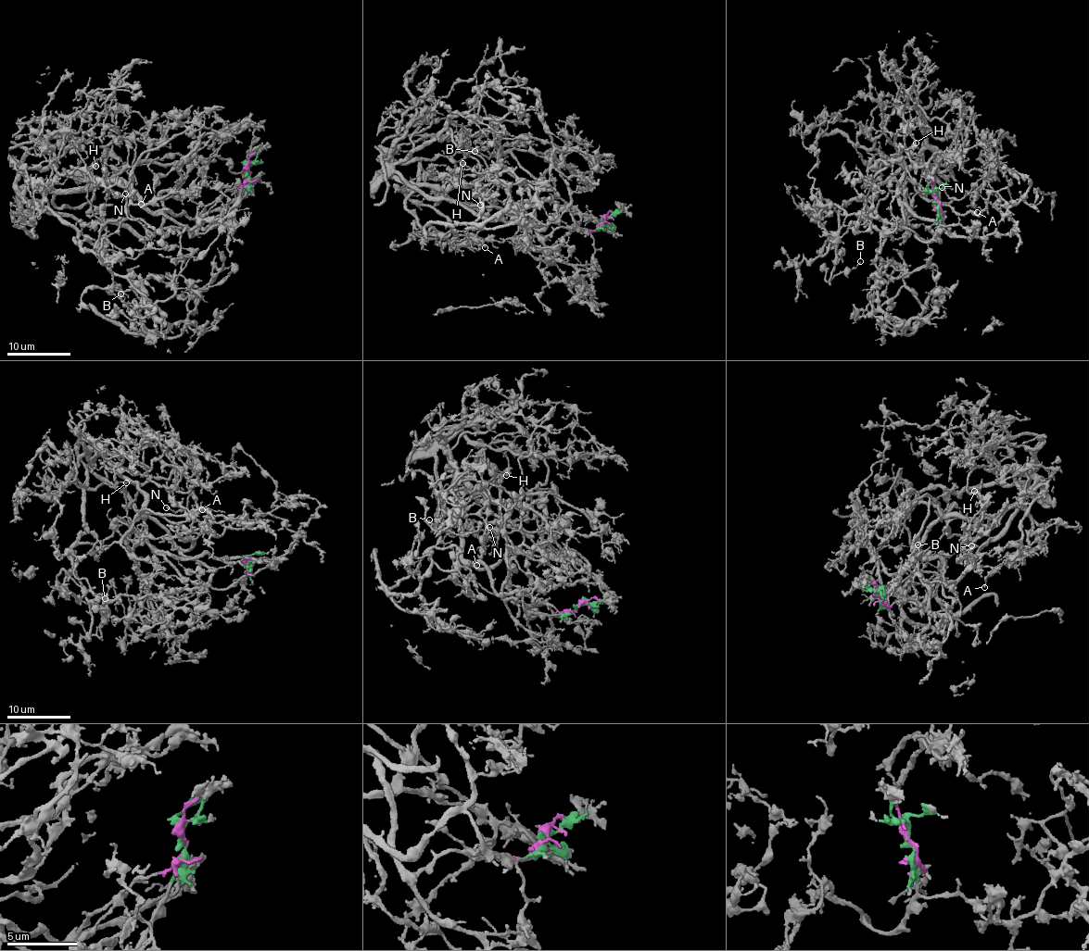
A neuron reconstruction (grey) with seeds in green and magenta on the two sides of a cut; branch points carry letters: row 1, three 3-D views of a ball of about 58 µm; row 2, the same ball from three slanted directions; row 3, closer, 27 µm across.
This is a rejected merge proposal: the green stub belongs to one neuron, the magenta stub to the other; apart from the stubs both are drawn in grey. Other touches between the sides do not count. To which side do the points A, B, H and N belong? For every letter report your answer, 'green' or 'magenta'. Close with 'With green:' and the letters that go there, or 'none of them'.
A: magenta
B: green
H: magenta
N: magenta
With green: B

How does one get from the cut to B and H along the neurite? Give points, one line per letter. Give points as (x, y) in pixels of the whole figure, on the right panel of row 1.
B: (935, 198), (939, 231), (917, 238), (938, 242), (935, 185), (921, 163), (841, 210), (829, 280), (860, 261)
H: (935, 198), (949, 234), (899, 198), (914, 167), (930, 165), (932, 186), (919, 192), (916, 143)

